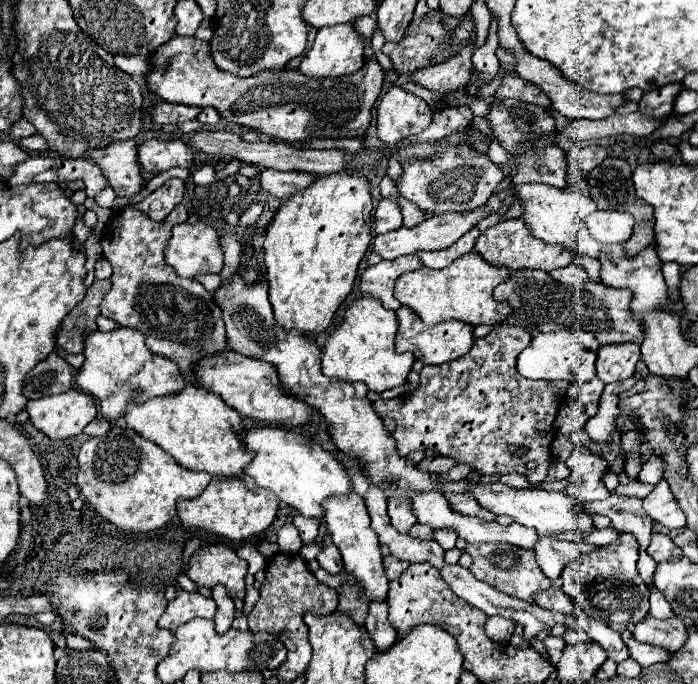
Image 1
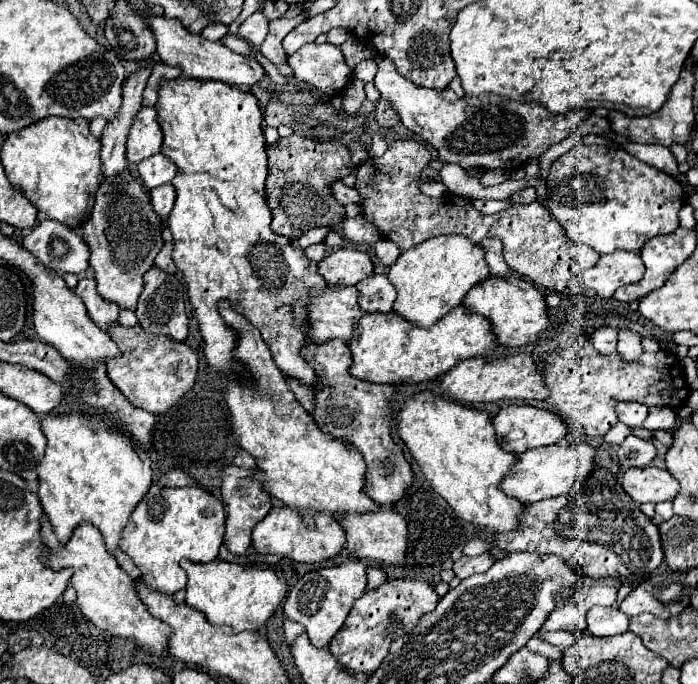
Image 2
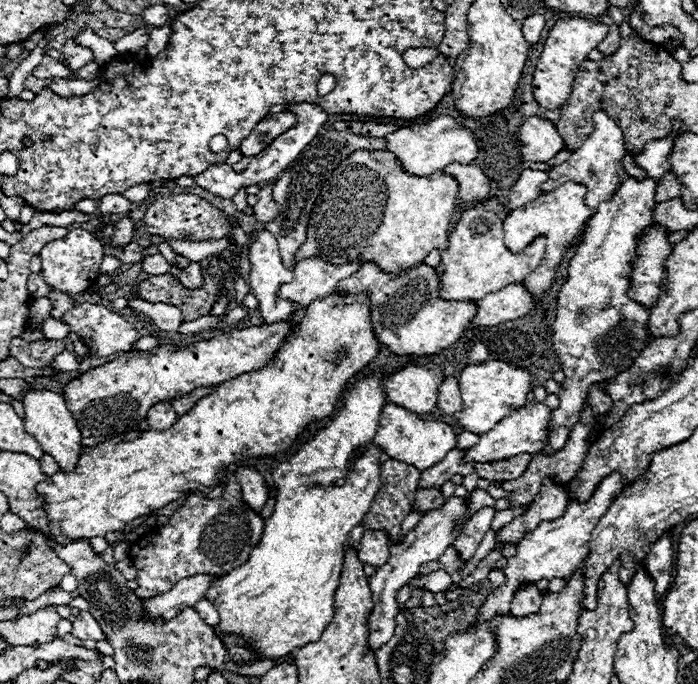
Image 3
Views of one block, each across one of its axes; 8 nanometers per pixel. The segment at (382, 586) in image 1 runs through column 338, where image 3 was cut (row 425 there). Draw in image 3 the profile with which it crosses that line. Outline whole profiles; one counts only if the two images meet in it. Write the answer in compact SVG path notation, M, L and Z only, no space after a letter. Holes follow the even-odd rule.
M528 402L520 408L512 408L510 416L500 420L500 424L496 424L496 428L492 428L490 432L480 436L478 444L474 444L472 448L466 450L464 460L466 462L494 462L494 460L512 458L512 456L522 454L522 452L532 454L532 452L544 450L548 444L550 414L552 414L552 410L542 402Z

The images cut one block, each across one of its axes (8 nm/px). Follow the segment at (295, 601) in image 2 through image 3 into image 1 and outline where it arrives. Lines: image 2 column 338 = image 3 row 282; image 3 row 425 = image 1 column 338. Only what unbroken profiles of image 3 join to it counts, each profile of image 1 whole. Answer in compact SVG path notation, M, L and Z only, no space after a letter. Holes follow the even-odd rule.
M334 544L328 546L328 548L324 548L324 550L316 556L316 560L318 560L320 566L322 566L326 572L330 572L330 574L342 572L342 556L340 556L338 548L334 548Z

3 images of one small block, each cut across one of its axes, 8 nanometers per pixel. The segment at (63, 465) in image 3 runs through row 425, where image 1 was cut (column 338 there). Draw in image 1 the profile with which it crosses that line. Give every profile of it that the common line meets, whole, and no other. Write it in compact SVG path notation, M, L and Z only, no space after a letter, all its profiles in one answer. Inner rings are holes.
M338 24L338 26L326 26L318 30L318 36L310 48L310 52L302 58L300 64L300 72L312 78L336 78L336 76L346 76L346 74L354 74L358 72L366 58L364 58L364 38L358 34L354 24Z

